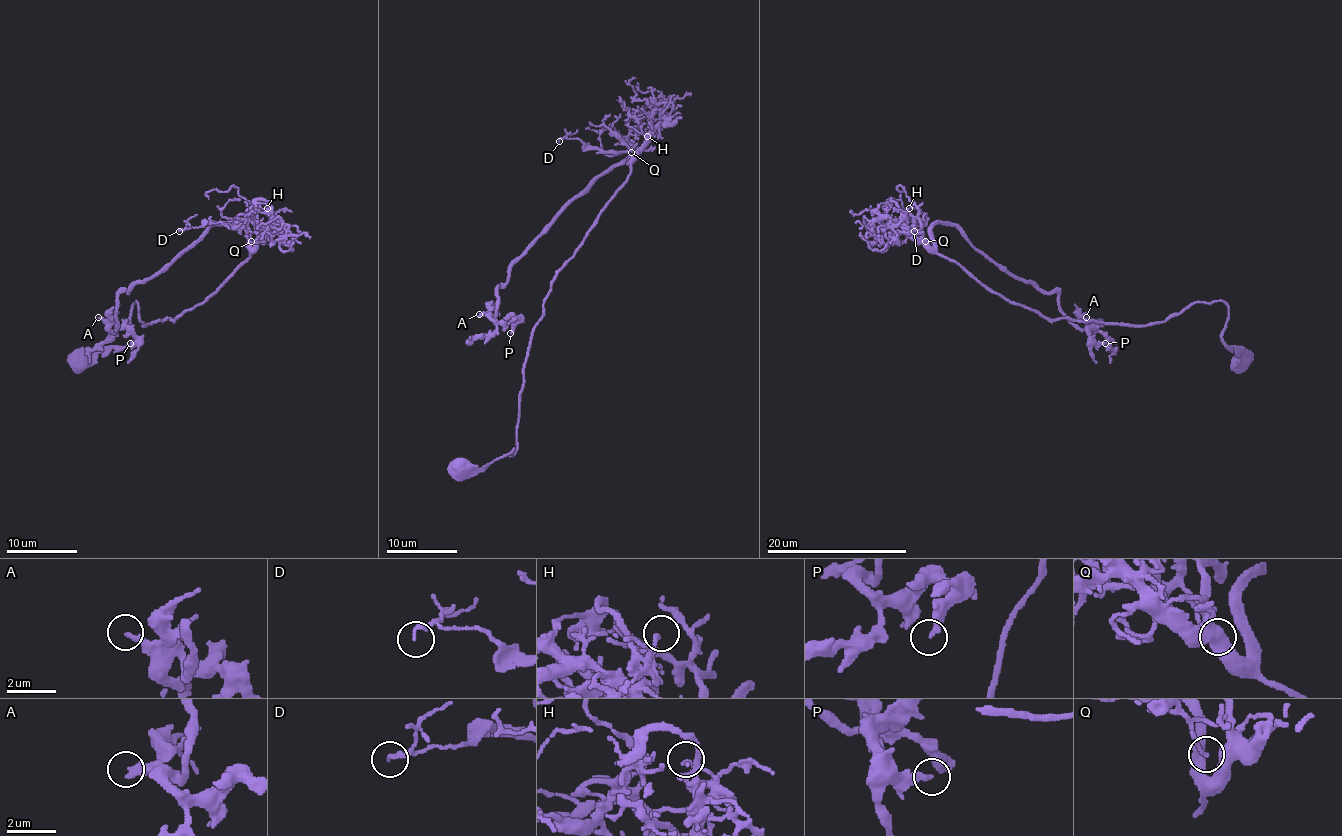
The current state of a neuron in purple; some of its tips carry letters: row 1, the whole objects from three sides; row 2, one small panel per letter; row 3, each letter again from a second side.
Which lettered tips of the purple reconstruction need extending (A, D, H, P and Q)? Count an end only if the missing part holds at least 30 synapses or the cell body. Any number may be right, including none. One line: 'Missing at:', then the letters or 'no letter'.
Missing at: A

